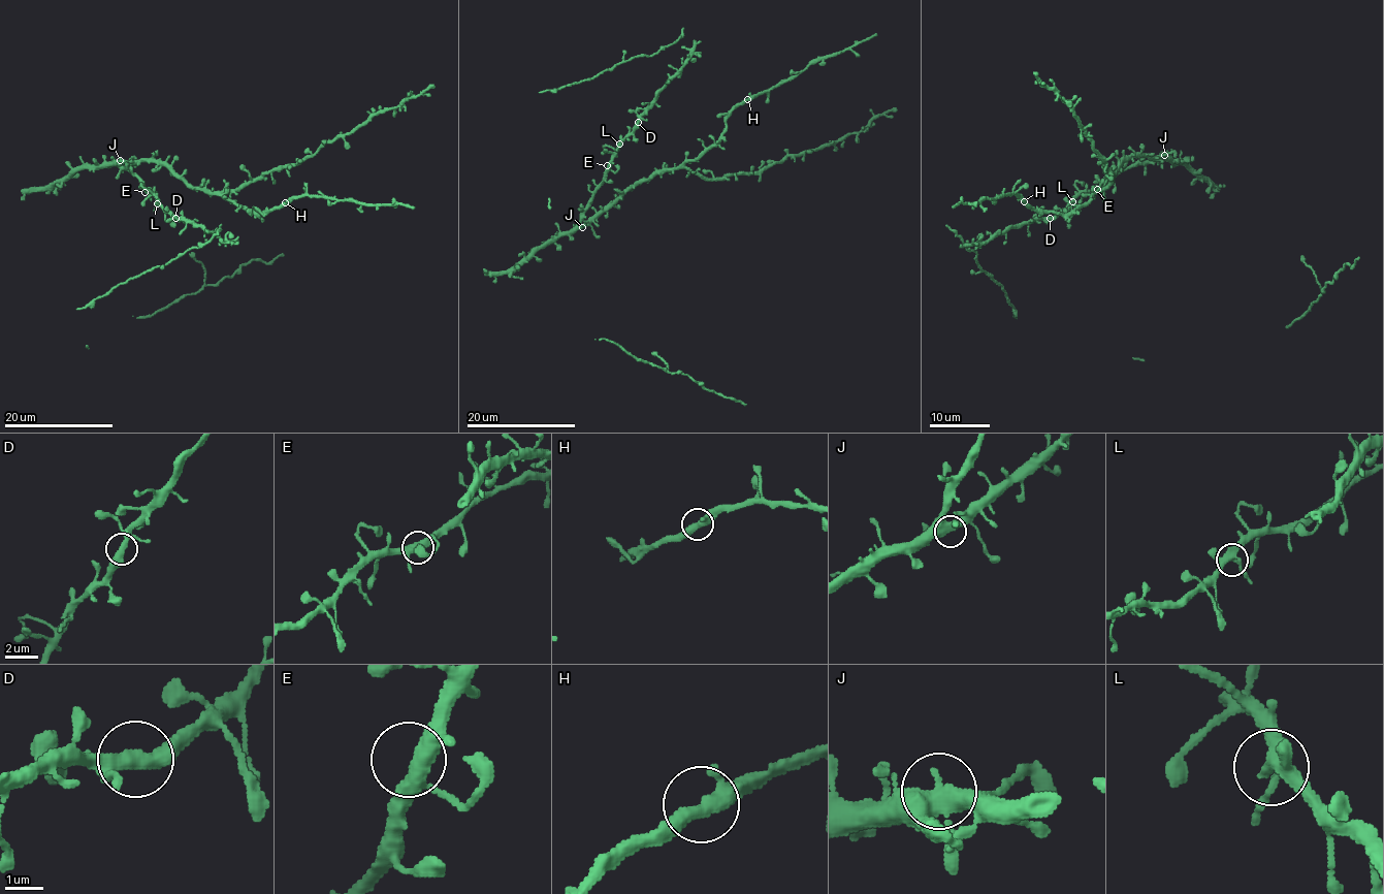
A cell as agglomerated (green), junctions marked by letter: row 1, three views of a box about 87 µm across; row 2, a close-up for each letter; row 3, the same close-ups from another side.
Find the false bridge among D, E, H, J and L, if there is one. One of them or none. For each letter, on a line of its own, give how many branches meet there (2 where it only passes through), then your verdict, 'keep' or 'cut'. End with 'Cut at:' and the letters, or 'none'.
D: branches 4; keep
E: branches 4; keep
H: branches 3; keep
J: branches 4; keep
L: branches 4; keep
Cut at: none

